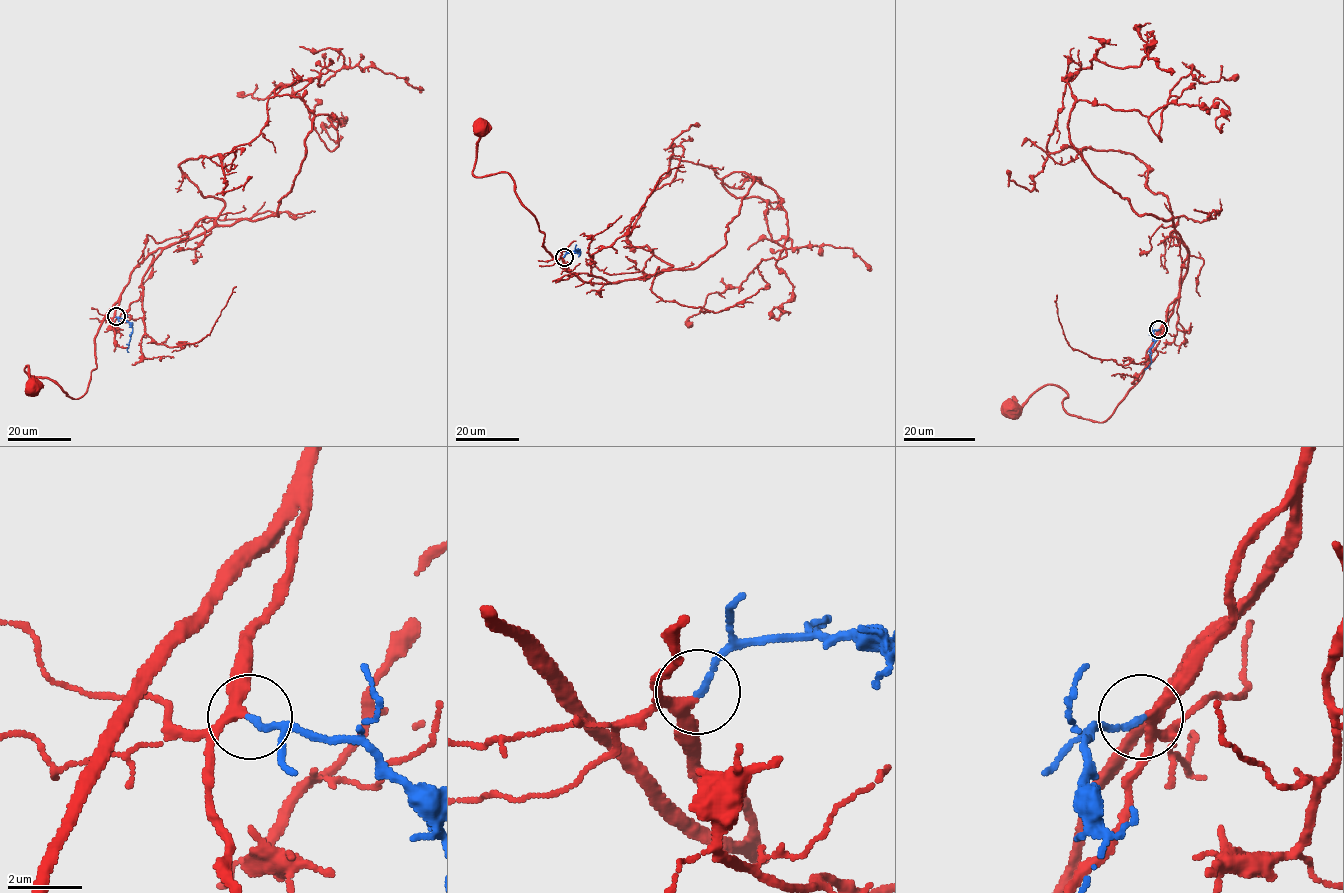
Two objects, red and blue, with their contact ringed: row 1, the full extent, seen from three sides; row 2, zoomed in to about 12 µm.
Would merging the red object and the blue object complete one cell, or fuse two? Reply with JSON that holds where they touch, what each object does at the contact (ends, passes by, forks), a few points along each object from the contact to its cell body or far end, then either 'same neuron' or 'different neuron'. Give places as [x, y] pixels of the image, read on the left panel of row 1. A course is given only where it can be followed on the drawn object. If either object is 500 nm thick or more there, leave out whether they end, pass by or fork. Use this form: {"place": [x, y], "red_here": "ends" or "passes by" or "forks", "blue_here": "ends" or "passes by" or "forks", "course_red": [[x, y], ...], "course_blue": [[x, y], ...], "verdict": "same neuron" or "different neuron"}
{"place": [116, 316], "red_here": "passes by", "blue_here": "ends", "course_red": [[115, 316], [119, 299], [95, 336], [87, 391], [72, 398], [27, 365], [33, 389]], "course_blue": [[115, 316], [125, 319], [132, 327], [128, 352]], "verdict": "same neuron"}

